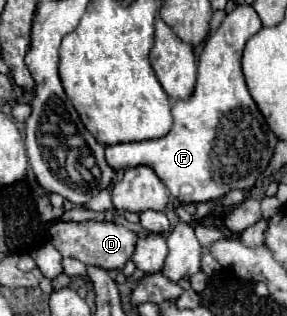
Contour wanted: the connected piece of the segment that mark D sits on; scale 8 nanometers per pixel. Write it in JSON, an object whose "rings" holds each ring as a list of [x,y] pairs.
{"rings":[[[55,222],[49,228],[51,244],[61,252],[61,256],[71,256],[81,260],[87,266],[101,266],[105,270],[123,268],[127,260],[131,260],[137,240],[143,238],[141,232],[135,232],[133,228],[127,228],[125,224],[117,222]]]}

